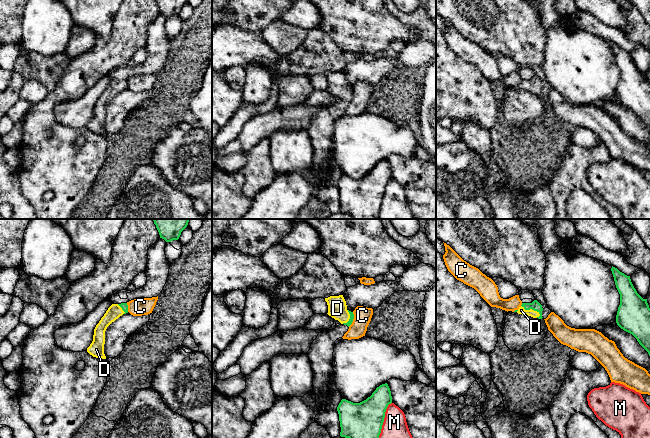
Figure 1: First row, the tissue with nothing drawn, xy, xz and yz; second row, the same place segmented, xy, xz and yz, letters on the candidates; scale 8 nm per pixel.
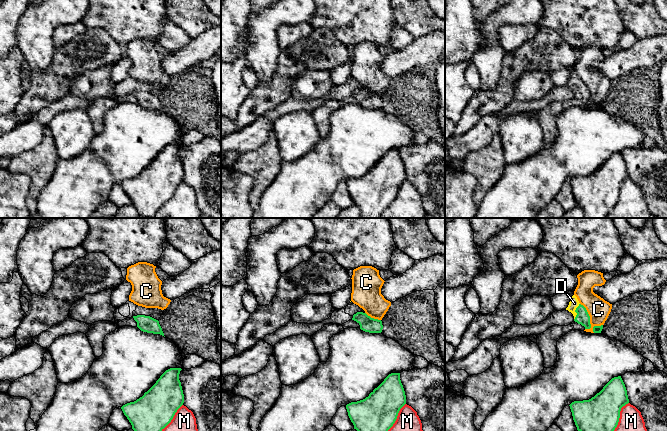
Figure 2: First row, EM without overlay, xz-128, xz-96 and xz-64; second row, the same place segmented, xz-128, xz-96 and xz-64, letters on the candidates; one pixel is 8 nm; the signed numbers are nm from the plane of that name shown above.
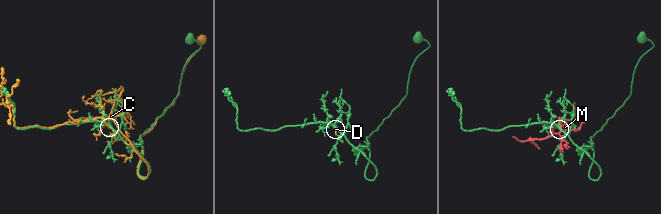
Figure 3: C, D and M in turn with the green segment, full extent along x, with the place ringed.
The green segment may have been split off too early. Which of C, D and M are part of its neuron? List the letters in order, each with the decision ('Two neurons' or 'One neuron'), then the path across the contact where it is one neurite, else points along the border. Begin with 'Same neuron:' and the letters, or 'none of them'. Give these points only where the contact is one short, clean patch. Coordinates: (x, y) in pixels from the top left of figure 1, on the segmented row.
Same neuron: D
C: Two neurons
D: One neuron. Path across: yz (535, 305), (531, 308), (521, 310)
M: Two neurons

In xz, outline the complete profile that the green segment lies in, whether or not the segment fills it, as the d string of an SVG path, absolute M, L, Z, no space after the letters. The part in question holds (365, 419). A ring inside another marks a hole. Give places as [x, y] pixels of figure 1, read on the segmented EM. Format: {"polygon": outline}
{"polygon": "M387 383L377 387L370 397L360 403L342 399L337 407L340 436L379 438L386 409L391 403L391 391Z"}

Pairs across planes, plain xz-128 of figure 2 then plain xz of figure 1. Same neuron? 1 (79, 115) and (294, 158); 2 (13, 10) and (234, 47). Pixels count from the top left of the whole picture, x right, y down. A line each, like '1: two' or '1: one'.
1: one
2: one

